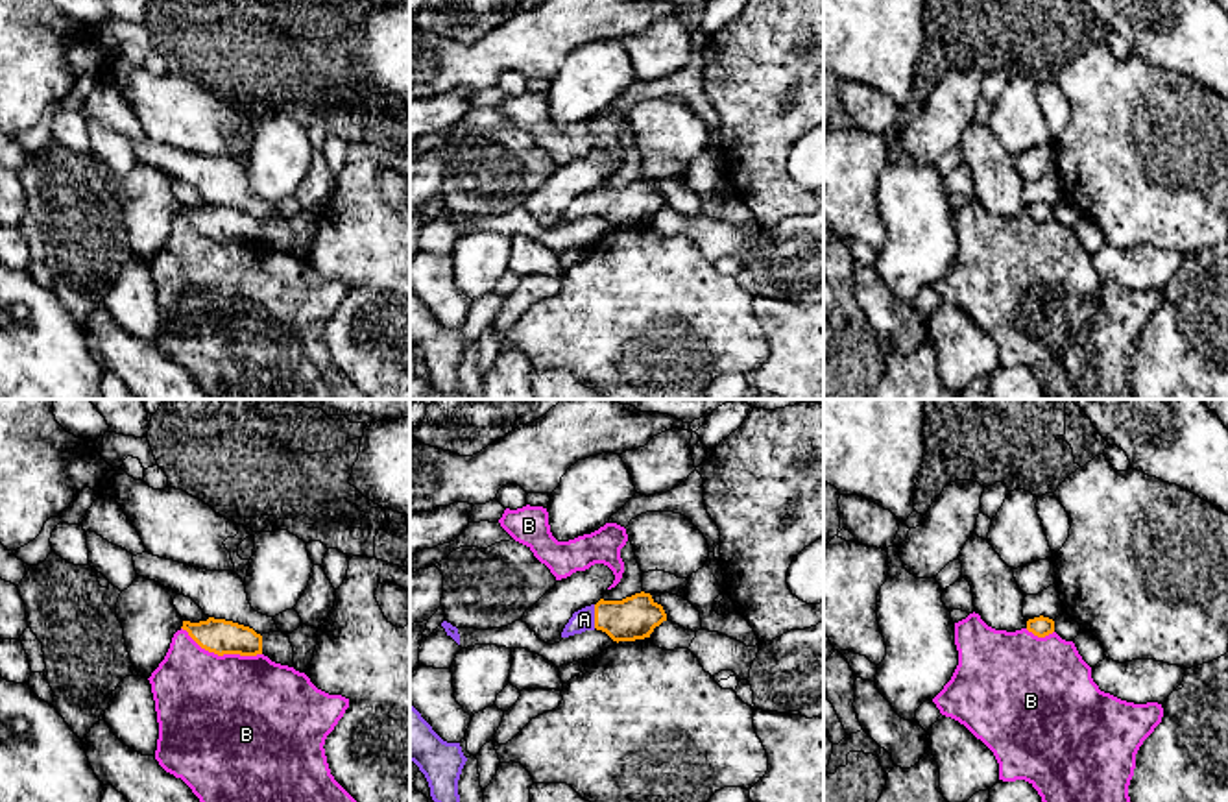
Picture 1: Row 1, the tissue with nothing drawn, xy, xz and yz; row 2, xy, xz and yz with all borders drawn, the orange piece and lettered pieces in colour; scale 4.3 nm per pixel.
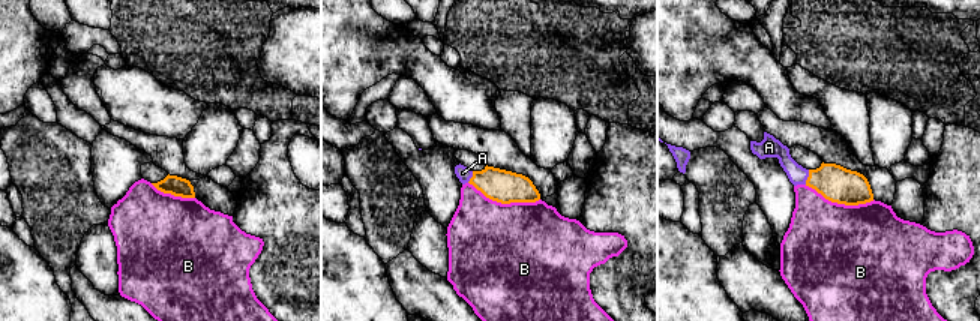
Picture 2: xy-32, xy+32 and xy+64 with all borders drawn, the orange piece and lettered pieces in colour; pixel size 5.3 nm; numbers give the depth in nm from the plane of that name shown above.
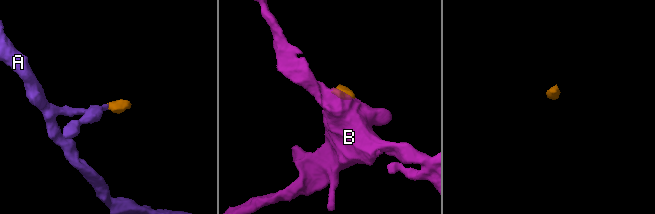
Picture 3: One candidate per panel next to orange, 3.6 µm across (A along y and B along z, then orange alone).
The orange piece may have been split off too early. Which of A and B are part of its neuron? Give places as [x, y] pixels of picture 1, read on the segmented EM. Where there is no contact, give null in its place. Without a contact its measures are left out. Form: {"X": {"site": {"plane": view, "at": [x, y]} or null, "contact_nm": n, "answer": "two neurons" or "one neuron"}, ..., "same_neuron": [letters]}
{"A": {"site": {"plane": "xz", "at": [595, 616]}, "contact_nm": 100, "answer": "one neuron"}, "B": {"site": {"plane": "xy", "at": [222, 655]}, "contact_nm": 380, "answer": "two neurons"}, "same_neuron": ["A"]}

